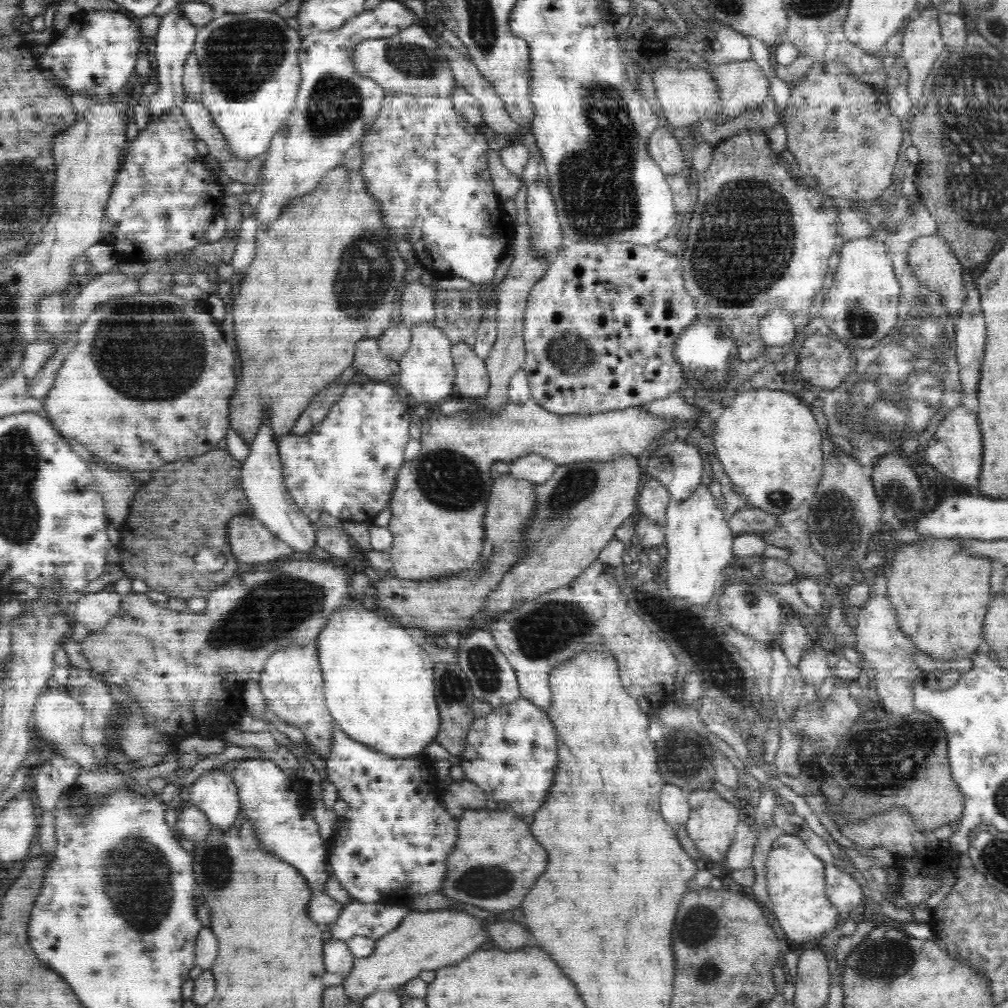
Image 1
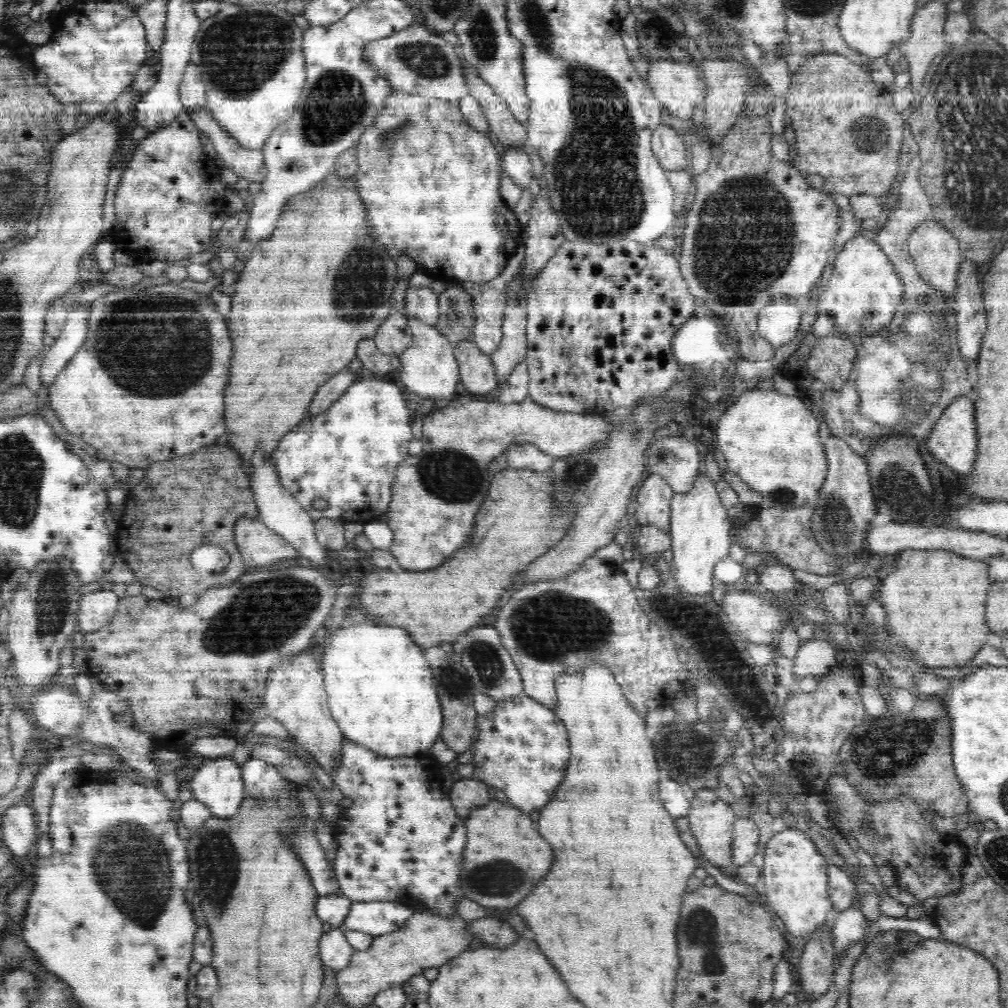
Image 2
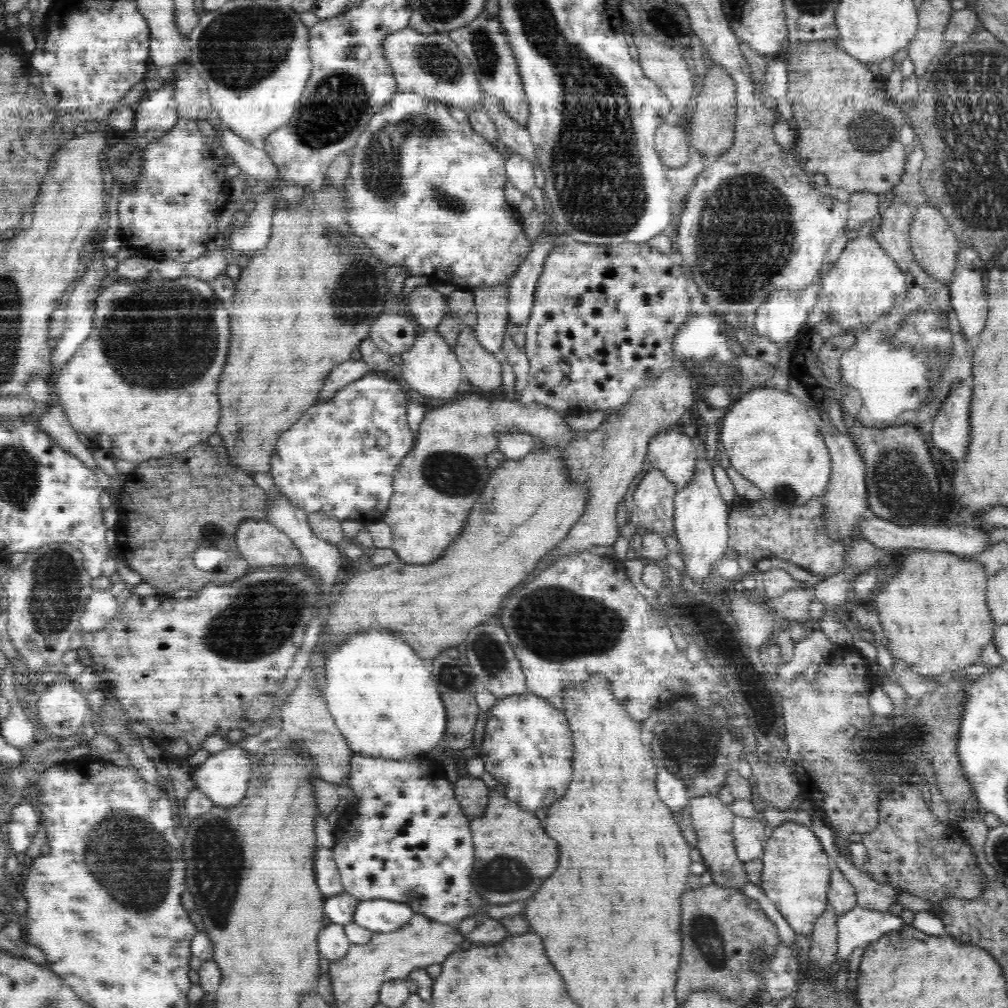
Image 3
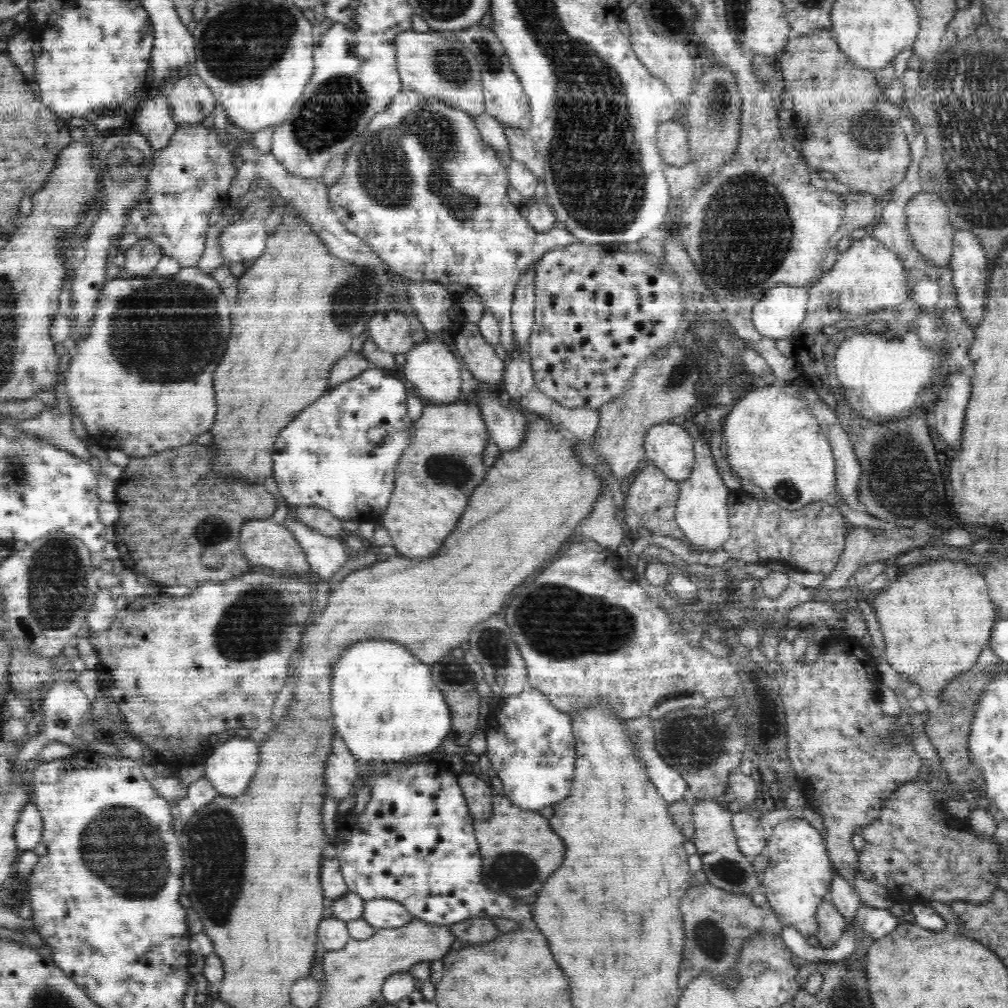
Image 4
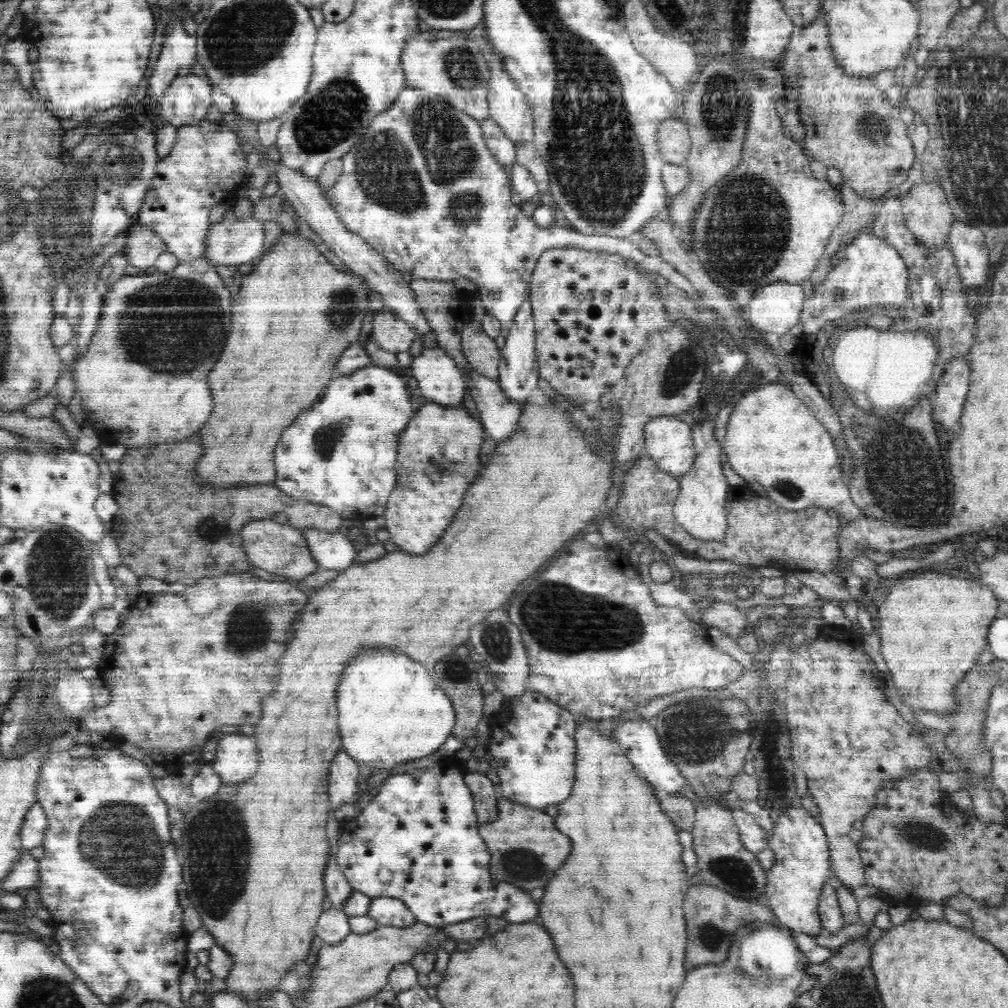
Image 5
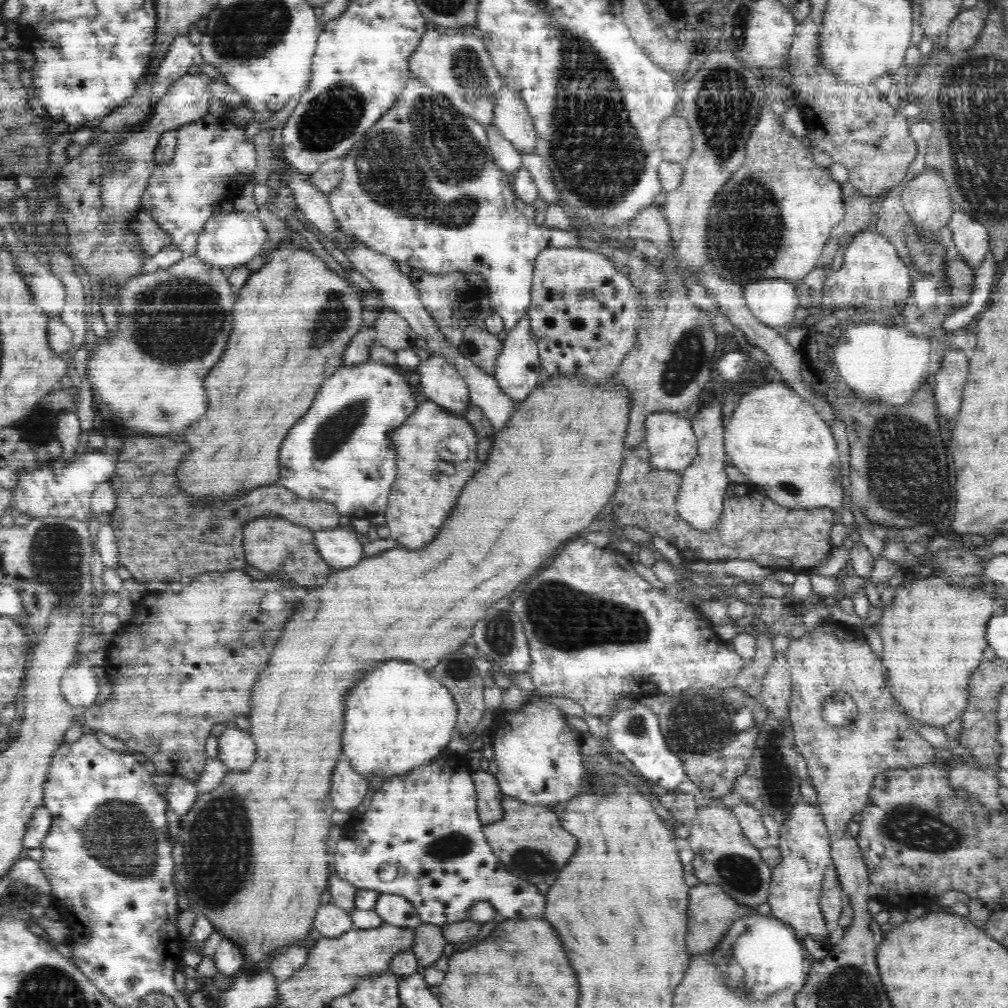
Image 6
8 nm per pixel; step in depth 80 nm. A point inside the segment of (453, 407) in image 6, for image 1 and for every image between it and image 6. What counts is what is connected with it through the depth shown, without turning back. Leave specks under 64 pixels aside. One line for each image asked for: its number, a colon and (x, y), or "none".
1: (427, 372)
2: (429, 368)
3: (430, 367)
4: (429, 366)
5: (436, 374)

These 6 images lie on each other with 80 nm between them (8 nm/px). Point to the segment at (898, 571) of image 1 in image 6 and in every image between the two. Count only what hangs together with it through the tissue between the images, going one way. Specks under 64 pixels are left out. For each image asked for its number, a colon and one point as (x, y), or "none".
2: (932, 594)
3: (932, 592)
4: (936, 617)
5: (933, 627)
6: (930, 656)

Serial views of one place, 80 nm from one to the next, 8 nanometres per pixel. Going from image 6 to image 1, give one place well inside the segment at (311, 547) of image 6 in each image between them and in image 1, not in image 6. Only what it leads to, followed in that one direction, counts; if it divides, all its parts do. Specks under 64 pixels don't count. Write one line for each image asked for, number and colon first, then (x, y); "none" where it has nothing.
1: (250, 541)
2: (258, 545)
3: (261, 543)
4: (263, 542)
5: (281, 549)

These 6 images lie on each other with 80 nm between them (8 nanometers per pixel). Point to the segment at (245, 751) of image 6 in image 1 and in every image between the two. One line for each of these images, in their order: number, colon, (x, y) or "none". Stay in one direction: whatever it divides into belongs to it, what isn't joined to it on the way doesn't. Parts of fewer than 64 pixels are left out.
1: (215, 794)
2: (218, 784)
3: (223, 777)
4: (229, 767)
5: (235, 761)

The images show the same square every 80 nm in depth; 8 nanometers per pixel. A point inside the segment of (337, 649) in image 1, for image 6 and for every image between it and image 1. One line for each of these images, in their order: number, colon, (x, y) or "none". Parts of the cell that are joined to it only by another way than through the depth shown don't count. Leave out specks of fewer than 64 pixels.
2: (379, 688)
3: (382, 697)
4: (386, 707)
5: (390, 712)
6: (401, 718)

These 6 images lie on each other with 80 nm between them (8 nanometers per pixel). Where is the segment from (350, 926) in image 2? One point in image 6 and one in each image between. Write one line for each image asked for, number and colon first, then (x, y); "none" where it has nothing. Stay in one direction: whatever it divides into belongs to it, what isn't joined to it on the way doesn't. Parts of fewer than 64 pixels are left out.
3: (379, 915)
4: (380, 913)
5: (386, 911)
6: (394, 909)

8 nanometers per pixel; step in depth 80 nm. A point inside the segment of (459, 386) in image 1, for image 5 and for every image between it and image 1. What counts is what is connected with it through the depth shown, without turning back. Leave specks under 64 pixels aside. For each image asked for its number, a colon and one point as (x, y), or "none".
2: (478, 376)
3: (482, 372)
4: (479, 357)
5: (481, 351)

